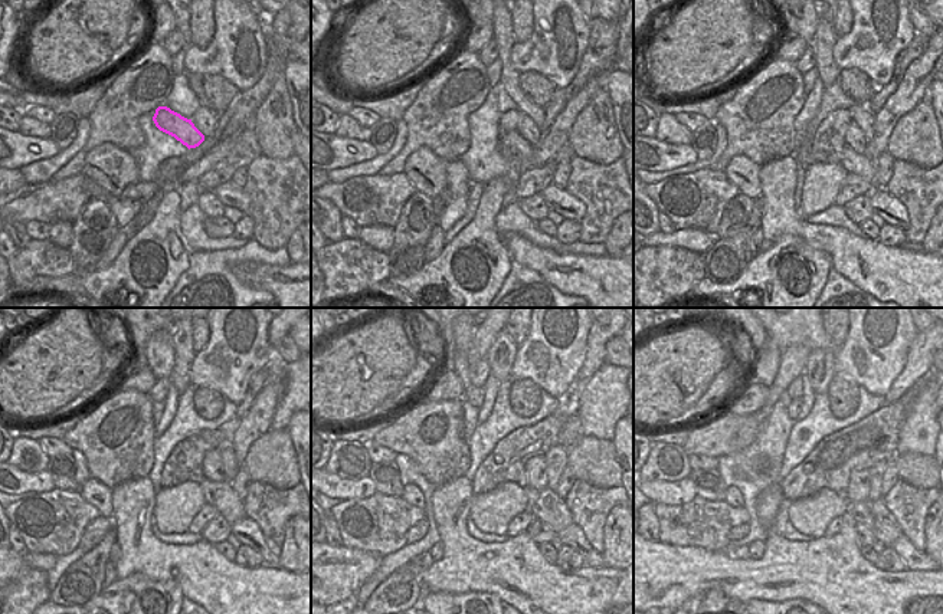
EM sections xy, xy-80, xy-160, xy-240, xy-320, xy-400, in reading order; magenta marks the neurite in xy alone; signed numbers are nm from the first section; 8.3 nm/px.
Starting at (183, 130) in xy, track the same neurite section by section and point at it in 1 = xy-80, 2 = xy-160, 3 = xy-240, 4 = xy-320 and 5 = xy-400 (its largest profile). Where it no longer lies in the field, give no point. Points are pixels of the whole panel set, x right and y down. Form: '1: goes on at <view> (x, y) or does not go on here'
1: goes on at xy-80 (520, 148)
2: goes on at xy-160 (853, 163)
3: goes on at xy-240 (219, 495)
4: goes on at xy-320 (544, 505)
5: goes on at xy-400 (874, 515)

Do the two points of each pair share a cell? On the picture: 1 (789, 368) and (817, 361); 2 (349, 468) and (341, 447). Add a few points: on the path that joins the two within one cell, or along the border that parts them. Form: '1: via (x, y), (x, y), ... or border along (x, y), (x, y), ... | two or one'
1: border along (812, 351), (804, 368) | two
2: via (349, 463), (343, 452) | one

